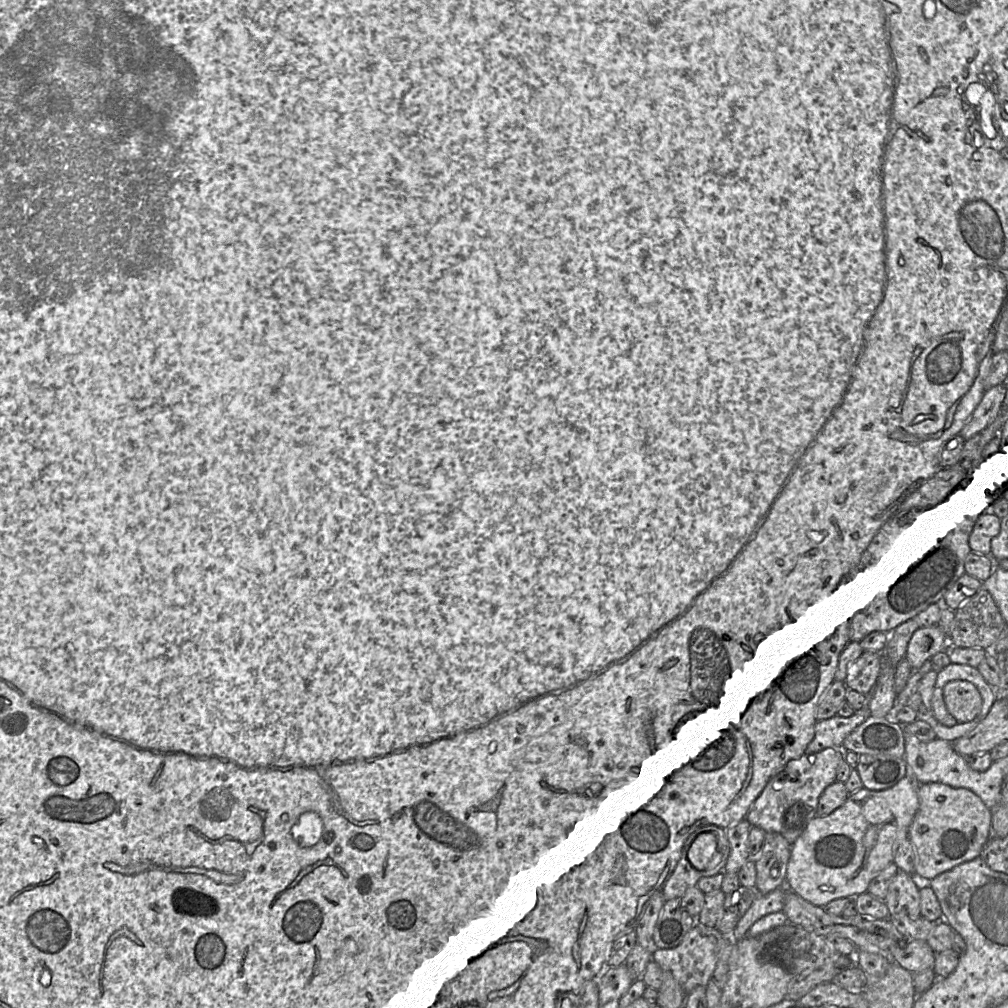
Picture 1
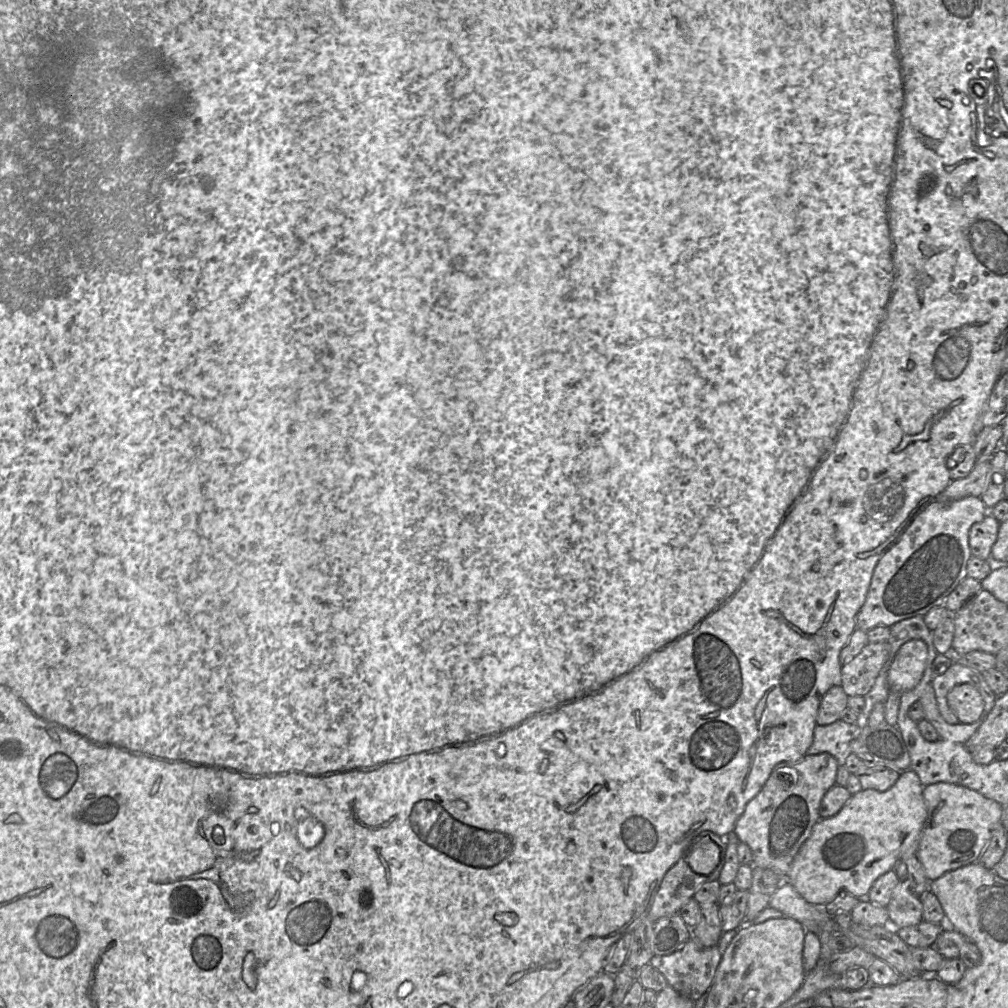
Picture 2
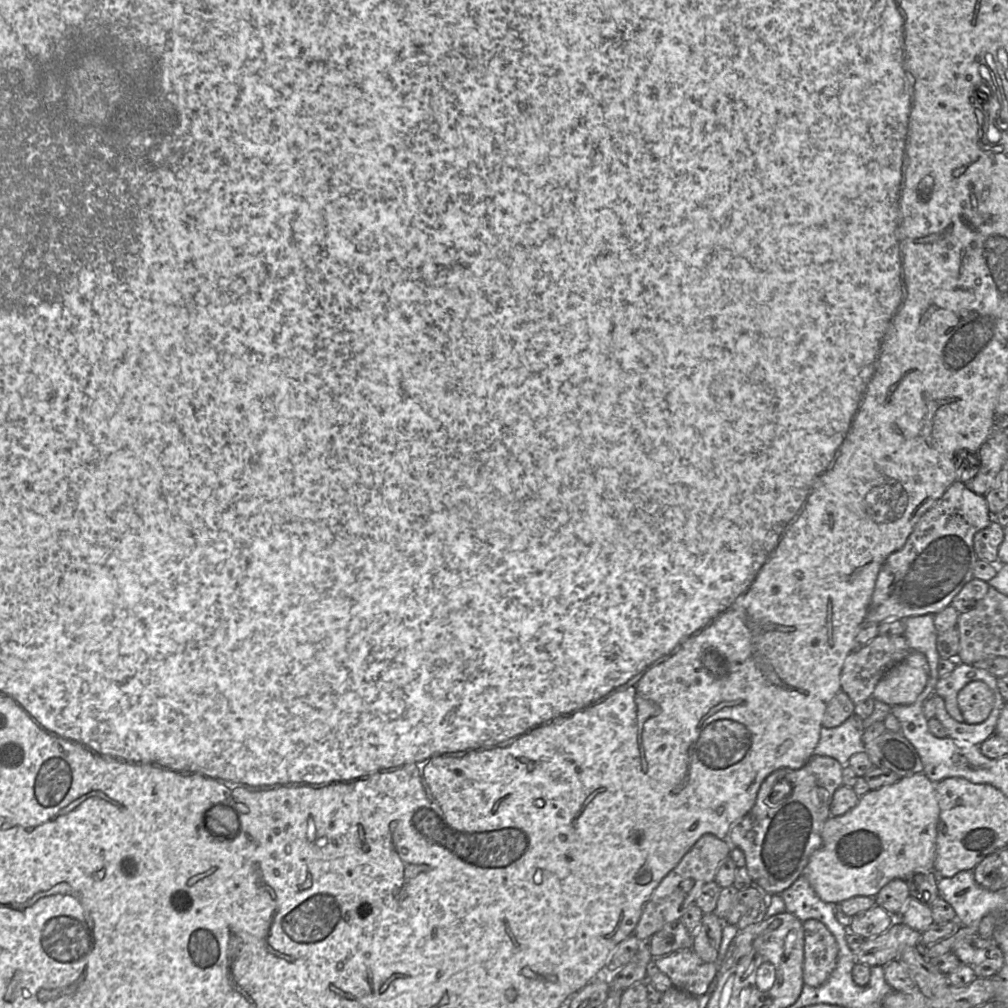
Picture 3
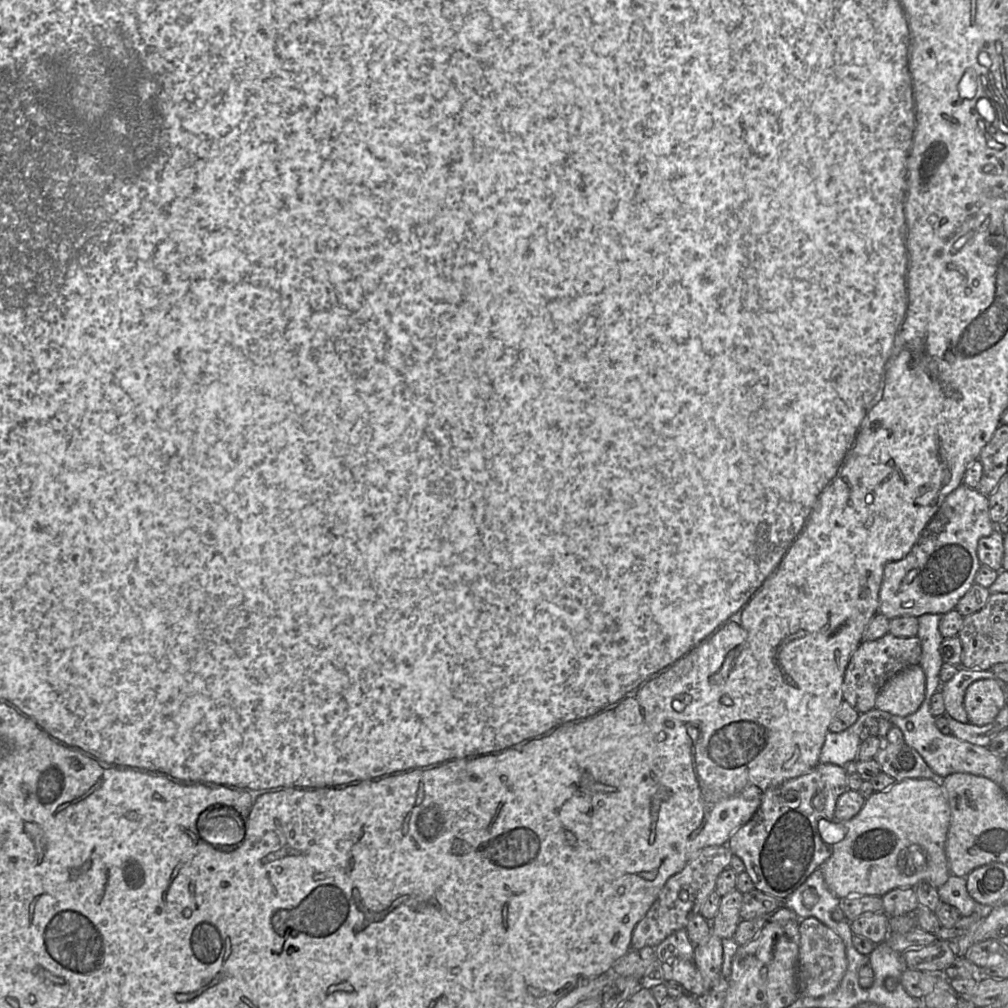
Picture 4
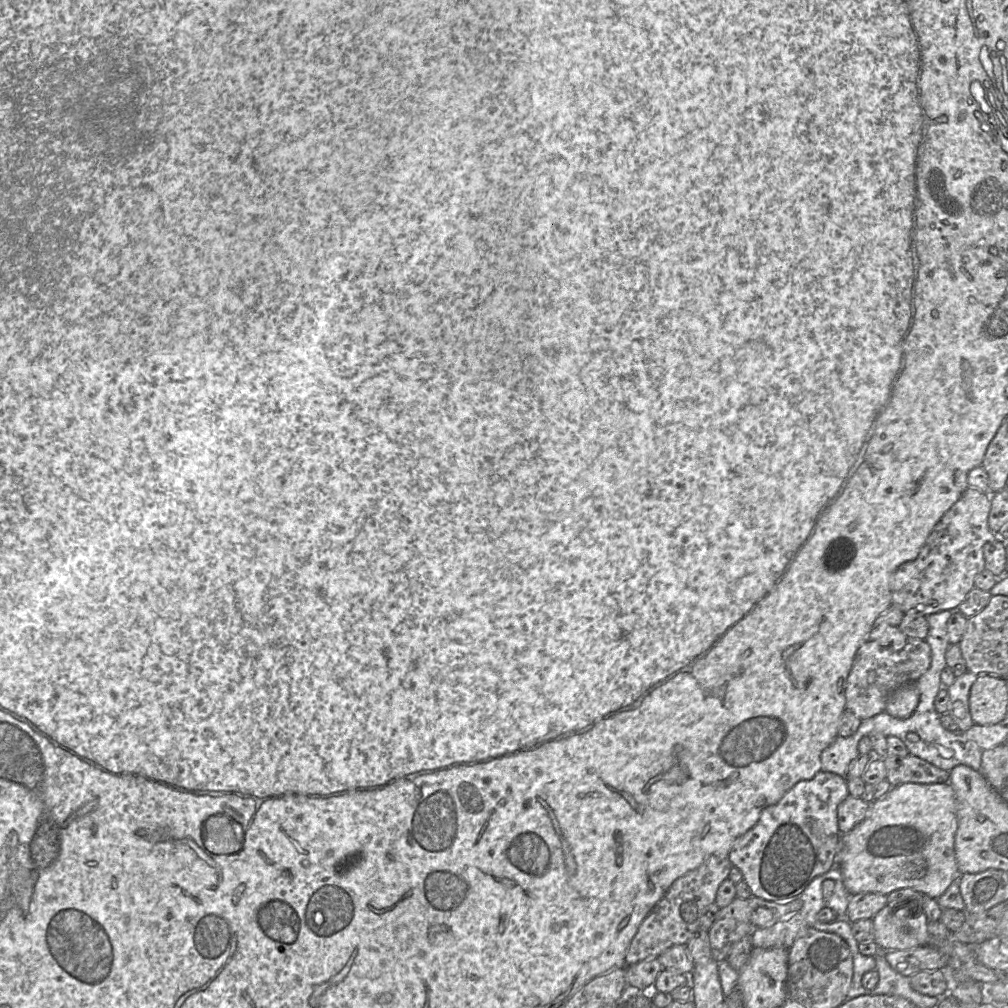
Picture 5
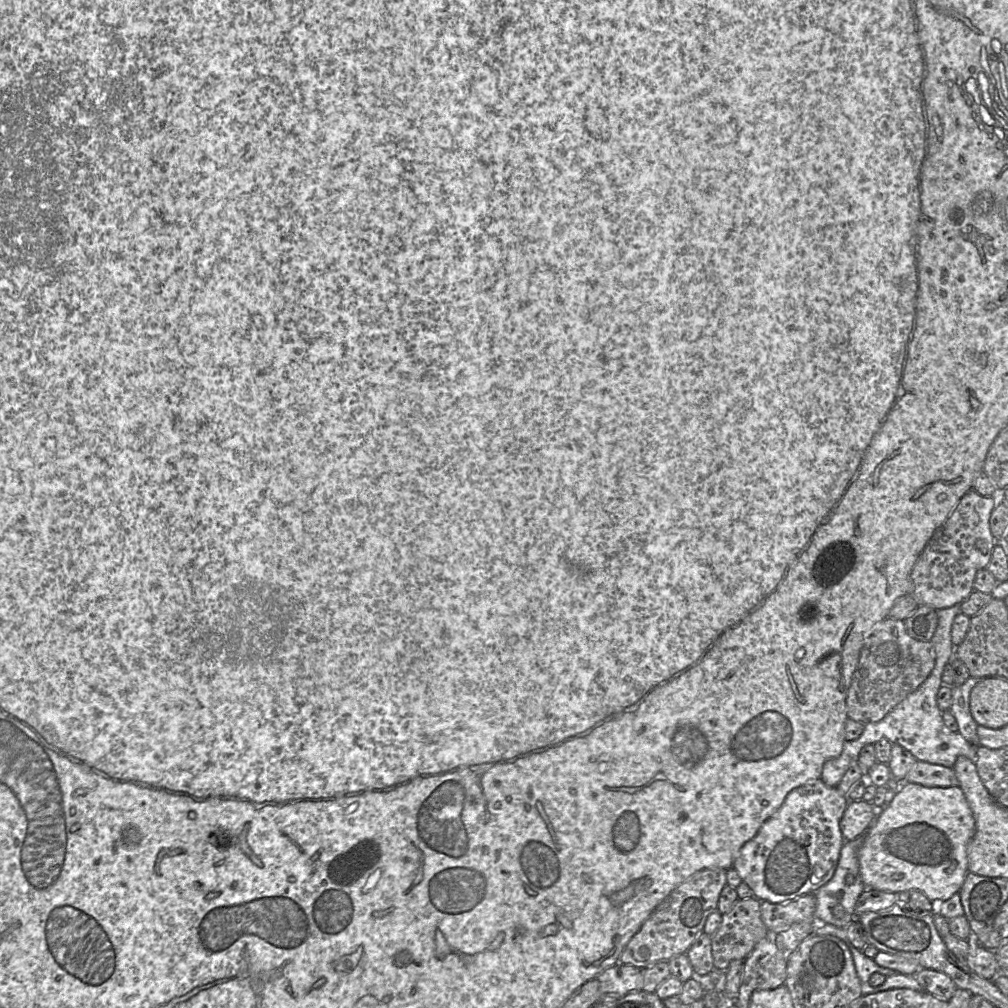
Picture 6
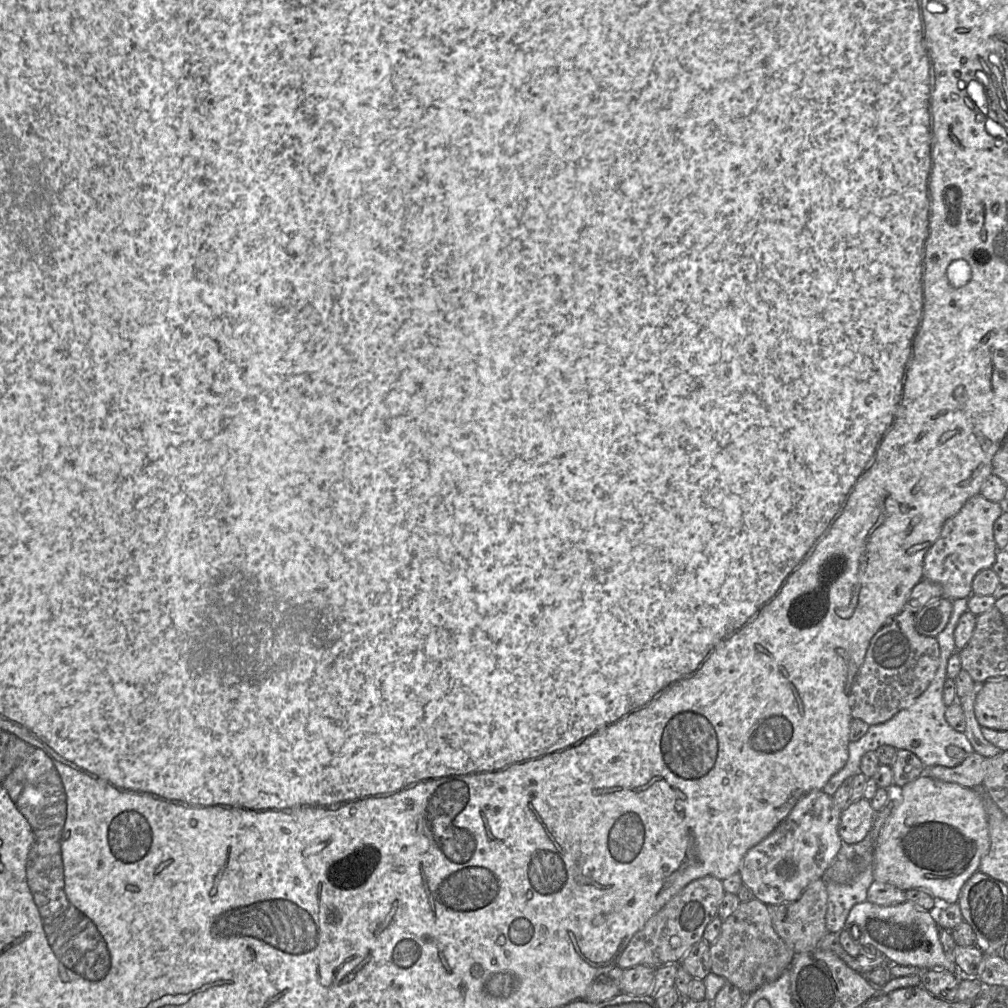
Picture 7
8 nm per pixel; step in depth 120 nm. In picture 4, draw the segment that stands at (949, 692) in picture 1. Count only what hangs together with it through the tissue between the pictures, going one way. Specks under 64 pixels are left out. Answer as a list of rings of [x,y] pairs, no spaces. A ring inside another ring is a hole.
[[[993,679],[971,683],[964,695],[964,708],[970,724],[984,726],[1006,705],[1004,689]]]

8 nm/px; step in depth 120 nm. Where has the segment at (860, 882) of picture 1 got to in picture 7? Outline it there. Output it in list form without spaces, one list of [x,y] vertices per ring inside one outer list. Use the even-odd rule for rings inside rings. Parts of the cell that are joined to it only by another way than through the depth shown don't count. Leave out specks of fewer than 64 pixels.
[[[921,775],[901,788],[899,801],[876,839],[873,853],[874,881],[894,885],[903,891],[922,889],[949,904],[958,903],[961,888],[979,871],[980,861],[989,849],[987,813],[980,792]]]

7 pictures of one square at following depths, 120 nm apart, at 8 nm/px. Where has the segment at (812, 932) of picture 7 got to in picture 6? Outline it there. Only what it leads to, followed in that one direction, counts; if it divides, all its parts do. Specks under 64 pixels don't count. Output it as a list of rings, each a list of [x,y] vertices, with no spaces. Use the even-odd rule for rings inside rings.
[[[813,893],[804,894],[783,904],[761,901],[761,919],[767,929],[781,932],[797,922],[815,925],[816,897]]]

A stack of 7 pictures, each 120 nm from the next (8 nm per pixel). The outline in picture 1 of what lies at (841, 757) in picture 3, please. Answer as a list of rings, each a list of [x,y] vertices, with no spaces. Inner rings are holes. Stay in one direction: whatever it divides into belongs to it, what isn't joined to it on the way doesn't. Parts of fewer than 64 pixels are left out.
[[[865,706],[850,717],[835,715],[831,718],[817,721],[815,735],[805,749],[806,754],[814,754],[825,748],[841,748],[845,738],[869,716],[870,711]]]

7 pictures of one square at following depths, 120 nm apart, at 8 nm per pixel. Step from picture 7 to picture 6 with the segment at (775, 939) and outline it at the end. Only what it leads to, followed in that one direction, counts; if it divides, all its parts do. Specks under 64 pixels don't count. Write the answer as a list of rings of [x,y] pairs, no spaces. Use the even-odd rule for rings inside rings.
[[[754,896],[738,899],[728,913],[722,914],[719,928],[710,936],[714,968],[726,971],[733,960],[745,960],[767,933],[761,919],[761,901]]]

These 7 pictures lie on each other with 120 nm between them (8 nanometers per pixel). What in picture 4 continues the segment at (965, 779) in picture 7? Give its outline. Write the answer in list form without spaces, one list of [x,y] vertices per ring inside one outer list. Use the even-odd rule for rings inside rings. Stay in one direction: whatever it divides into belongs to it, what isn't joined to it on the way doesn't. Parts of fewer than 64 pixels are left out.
[[[885,743],[877,752],[875,759],[883,772],[895,779],[932,779],[935,782],[942,782],[943,778],[937,776],[925,763],[921,755],[906,743],[896,745]]]

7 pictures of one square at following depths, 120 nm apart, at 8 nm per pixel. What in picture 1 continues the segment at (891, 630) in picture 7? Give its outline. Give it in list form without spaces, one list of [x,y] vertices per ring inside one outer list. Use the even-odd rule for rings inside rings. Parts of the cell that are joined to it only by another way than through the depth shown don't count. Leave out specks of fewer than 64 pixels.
[[[863,651],[847,669],[844,681],[847,688],[870,694],[882,668],[882,653]]]

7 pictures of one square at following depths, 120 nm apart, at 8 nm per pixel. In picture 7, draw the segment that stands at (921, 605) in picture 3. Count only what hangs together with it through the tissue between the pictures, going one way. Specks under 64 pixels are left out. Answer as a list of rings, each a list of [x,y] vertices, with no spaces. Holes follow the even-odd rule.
[[[975,495],[944,523],[939,538],[927,551],[923,565],[923,578],[940,585],[942,597],[949,600],[968,599],[972,595],[972,581],[976,574],[993,566],[999,550],[994,540],[993,525],[1004,511],[1003,503]]]

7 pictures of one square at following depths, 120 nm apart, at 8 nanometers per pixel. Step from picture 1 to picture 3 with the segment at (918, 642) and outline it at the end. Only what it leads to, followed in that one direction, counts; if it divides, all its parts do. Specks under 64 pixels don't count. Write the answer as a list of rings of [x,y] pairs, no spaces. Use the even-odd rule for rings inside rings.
[[[911,651],[879,681],[872,697],[890,706],[910,705],[924,690],[929,669],[926,656],[921,652]]]

